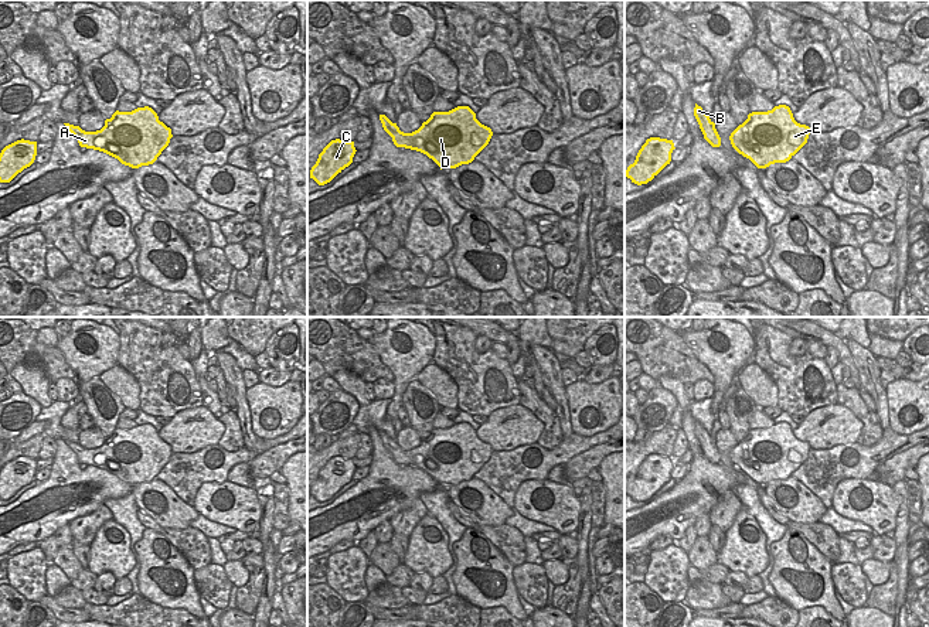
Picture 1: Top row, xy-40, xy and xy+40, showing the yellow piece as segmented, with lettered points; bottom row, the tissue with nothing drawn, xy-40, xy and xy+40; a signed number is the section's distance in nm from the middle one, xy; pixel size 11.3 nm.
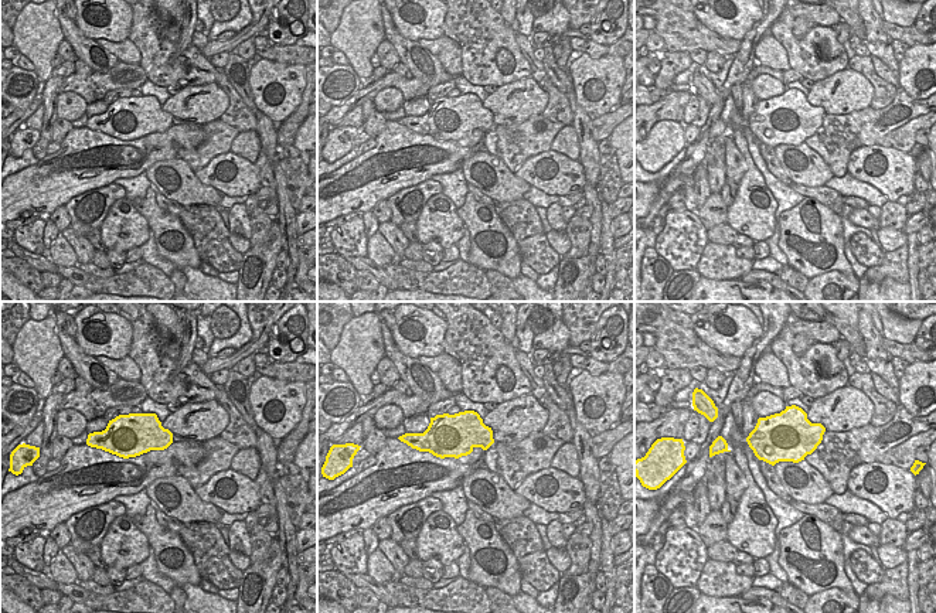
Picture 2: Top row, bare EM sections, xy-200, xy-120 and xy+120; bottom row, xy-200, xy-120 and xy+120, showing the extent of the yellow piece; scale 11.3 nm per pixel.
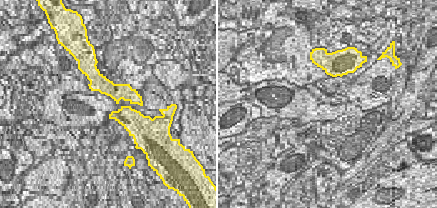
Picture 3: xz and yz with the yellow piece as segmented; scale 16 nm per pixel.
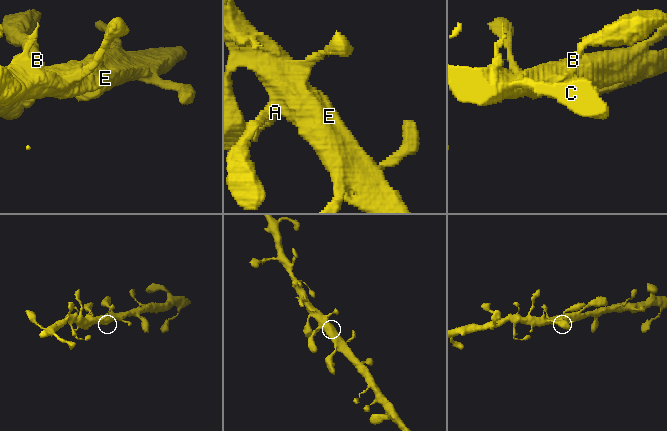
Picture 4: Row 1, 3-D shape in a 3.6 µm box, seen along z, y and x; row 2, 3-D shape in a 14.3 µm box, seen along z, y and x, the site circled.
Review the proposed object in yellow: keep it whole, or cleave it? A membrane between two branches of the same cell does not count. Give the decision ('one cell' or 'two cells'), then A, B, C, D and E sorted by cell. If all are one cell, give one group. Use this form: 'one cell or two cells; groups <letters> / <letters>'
one cell; groups A B C D E

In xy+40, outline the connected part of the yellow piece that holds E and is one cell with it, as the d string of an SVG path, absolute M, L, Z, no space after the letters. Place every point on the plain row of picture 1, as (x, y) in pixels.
M789 423L752 429L729 453L732 464L758 485L789 478L806 460L810 444L794 437Z

